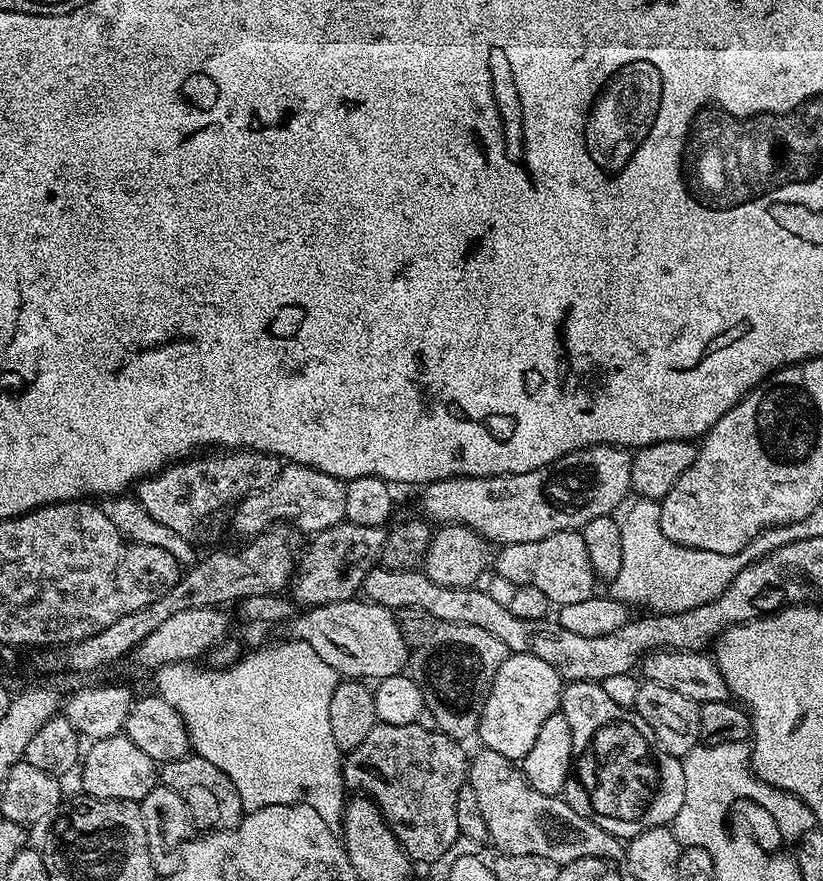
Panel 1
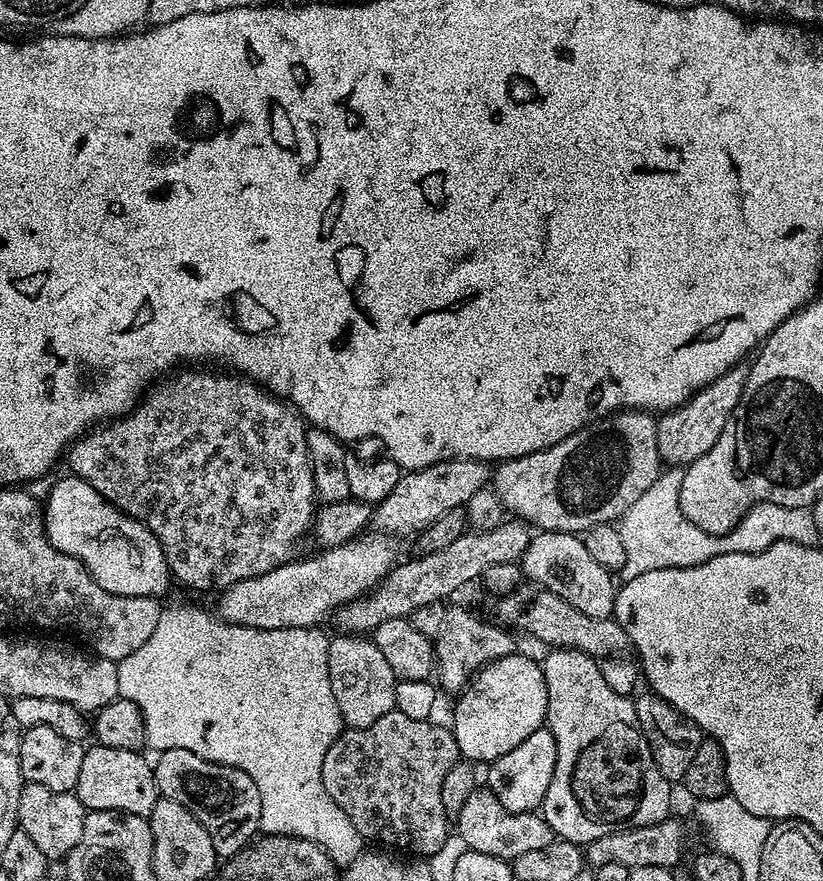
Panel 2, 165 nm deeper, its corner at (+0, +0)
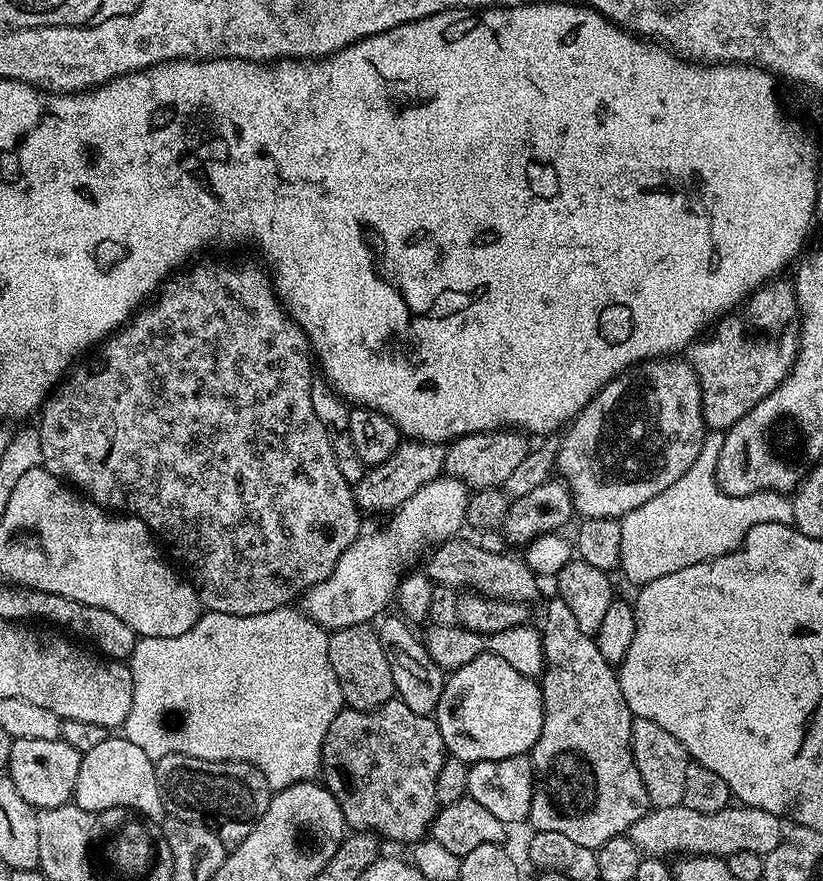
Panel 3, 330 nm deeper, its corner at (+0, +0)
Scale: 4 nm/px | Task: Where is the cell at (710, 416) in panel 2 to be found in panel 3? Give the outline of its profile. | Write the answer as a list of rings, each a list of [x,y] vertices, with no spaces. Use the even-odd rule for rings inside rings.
[[[784,278],[756,289],[743,304],[720,317],[711,331],[697,339],[690,348],[690,363],[700,383],[705,425],[712,430],[732,428],[738,418],[762,402],[770,390],[788,377],[799,345],[796,290]]]

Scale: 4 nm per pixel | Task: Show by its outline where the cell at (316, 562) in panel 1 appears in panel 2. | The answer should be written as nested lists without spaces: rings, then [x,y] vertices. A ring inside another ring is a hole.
[[[453,458],[405,471],[398,486],[394,486],[394,490],[390,490],[390,494],[386,494],[386,498],[382,498],[382,502],[371,509],[371,527],[380,534],[397,532],[400,536],[410,536],[442,518],[442,514],[455,508],[464,508],[470,498],[478,494],[478,490],[489,487],[489,484],[490,468],[482,460]]]

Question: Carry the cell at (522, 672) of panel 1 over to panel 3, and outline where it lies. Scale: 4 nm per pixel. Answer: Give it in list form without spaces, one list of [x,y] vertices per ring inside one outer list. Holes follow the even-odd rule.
[[[483,652],[481,656],[474,658],[474,662],[466,662],[466,666],[445,679],[434,719],[442,734],[445,749],[459,760],[469,765],[477,764],[479,760],[501,760],[531,753],[538,742],[538,734],[542,734],[544,699],[540,685],[533,677],[518,674],[518,670],[514,670],[514,666],[506,662],[506,658]]]

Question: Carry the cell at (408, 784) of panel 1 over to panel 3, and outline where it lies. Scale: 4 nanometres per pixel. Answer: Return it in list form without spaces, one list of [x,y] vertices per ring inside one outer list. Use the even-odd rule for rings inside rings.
[[[393,698],[369,712],[347,706],[340,709],[322,742],[320,776],[324,787],[334,794],[338,806],[342,806],[344,822],[349,829],[375,832],[384,840],[397,840],[409,846],[429,835],[438,811],[438,770],[442,770],[445,758],[446,749],[435,719],[431,715],[414,714],[400,699]]]

